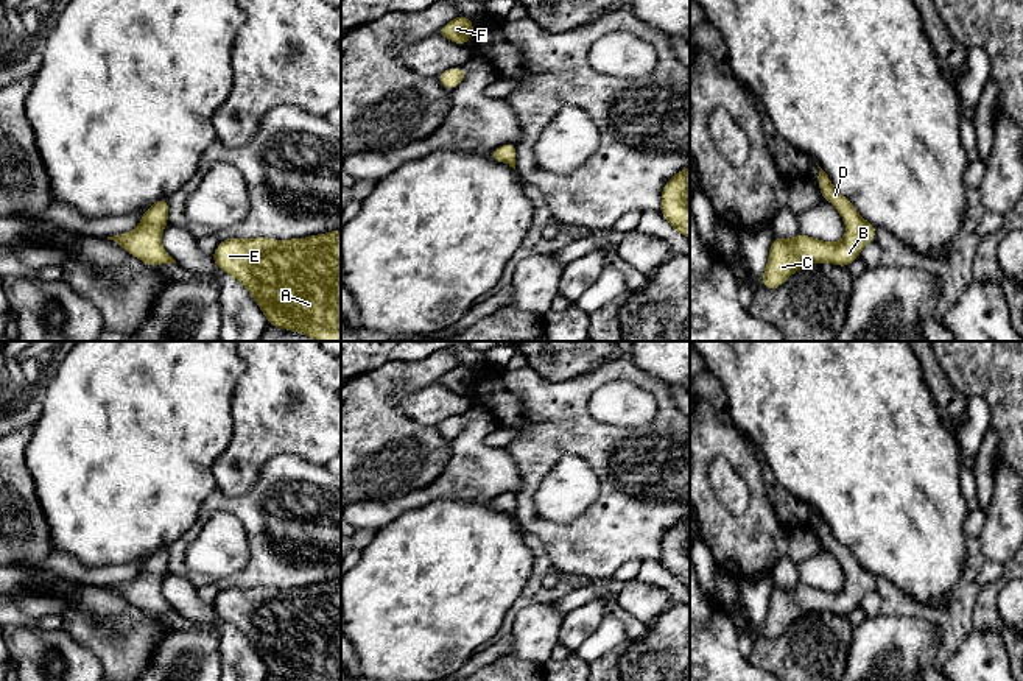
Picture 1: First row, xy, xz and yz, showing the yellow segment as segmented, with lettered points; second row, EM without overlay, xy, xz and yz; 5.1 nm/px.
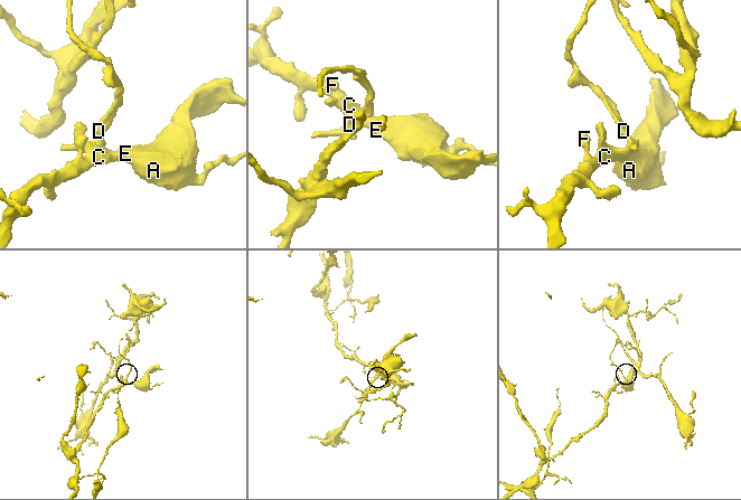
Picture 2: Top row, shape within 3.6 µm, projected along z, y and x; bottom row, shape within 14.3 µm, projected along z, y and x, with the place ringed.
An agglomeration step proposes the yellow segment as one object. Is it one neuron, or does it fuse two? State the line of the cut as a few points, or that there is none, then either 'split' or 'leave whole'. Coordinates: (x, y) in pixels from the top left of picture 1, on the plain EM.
no cut | leave whole

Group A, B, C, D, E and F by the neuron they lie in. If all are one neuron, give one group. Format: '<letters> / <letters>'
A B C D E F

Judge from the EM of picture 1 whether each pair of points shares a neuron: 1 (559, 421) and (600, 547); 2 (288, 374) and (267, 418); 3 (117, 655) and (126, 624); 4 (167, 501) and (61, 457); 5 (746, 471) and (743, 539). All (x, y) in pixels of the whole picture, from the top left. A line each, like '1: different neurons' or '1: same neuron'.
1: same neuron
2: same neuron
3: same neuron
4: same neuron
5: same neuron

